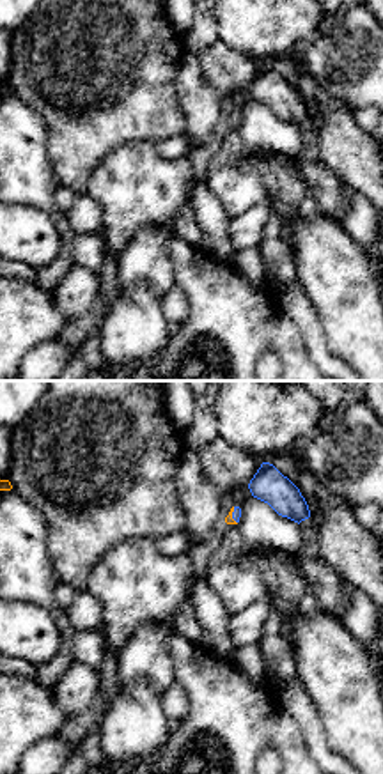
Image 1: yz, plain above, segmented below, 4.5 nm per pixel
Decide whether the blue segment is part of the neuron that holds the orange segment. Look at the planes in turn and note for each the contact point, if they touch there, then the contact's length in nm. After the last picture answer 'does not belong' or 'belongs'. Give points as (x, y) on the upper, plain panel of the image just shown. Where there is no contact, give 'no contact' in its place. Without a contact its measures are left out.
(231, 119) | 80 nm

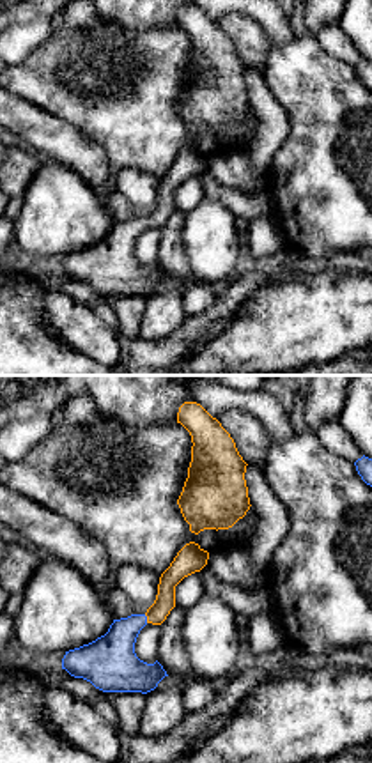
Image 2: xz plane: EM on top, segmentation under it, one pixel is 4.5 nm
(147, 222) | 40 nm

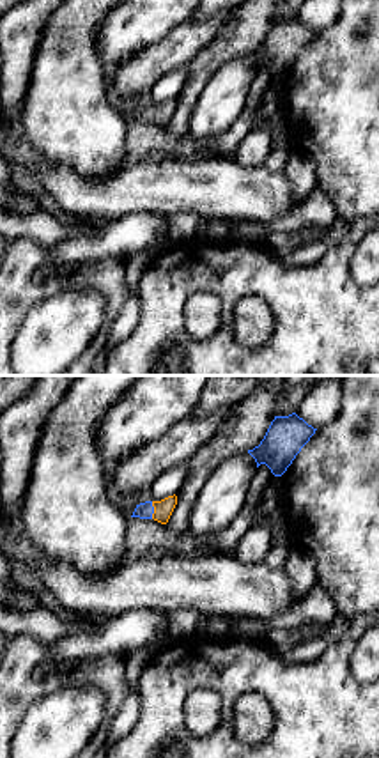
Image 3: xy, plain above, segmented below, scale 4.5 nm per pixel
(154, 114) | 80 nm

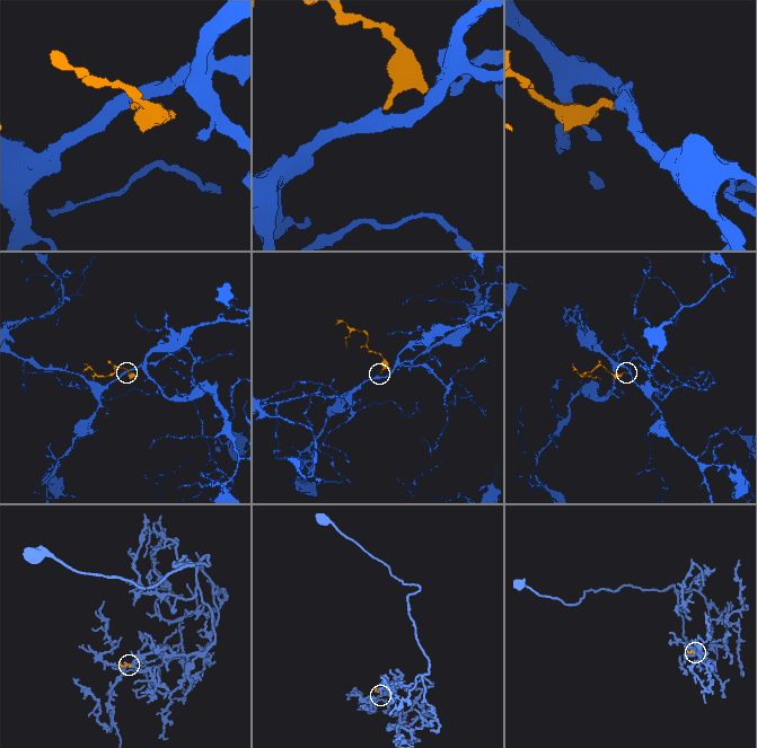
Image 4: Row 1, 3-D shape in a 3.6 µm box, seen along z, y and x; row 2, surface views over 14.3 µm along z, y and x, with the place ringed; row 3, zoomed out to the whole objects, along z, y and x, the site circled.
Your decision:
belongs

